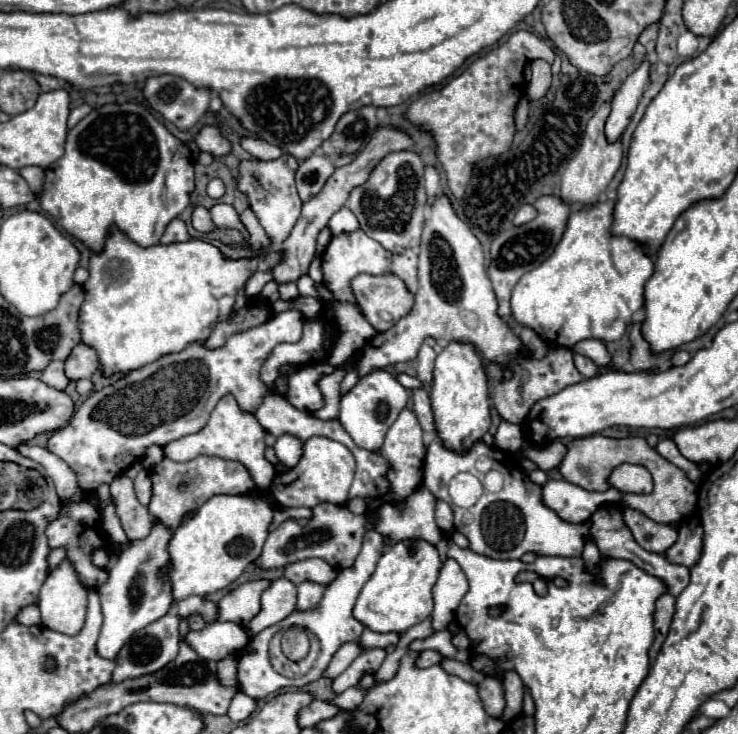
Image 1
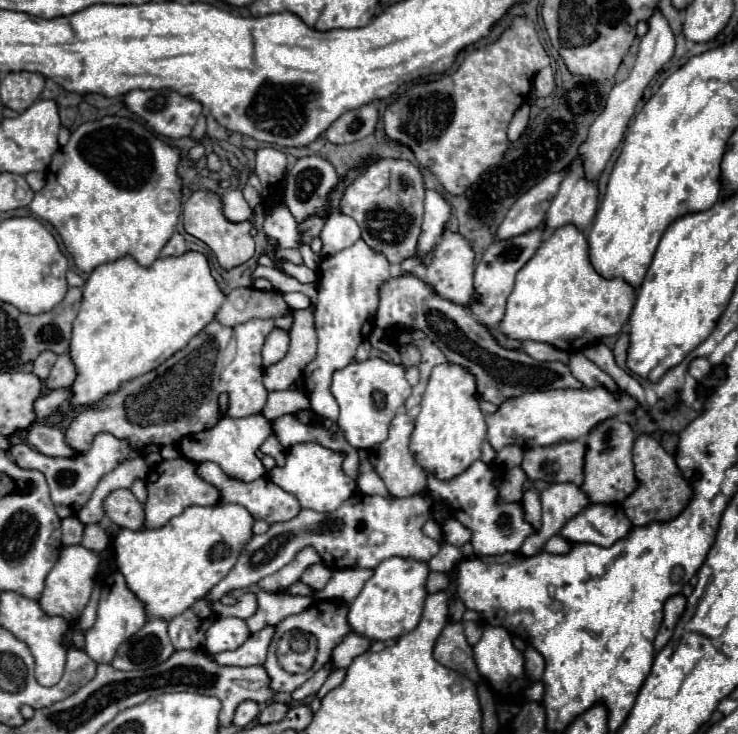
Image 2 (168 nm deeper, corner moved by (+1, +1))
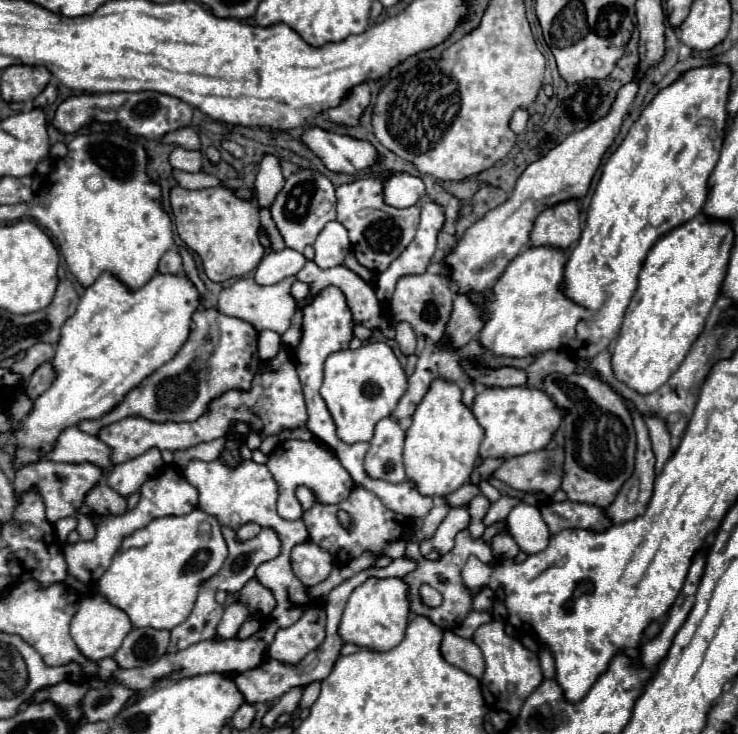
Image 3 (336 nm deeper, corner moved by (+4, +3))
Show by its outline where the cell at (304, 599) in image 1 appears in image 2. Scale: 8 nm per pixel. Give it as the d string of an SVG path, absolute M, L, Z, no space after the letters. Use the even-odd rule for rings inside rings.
M317 563L317 565L311 565L311 567L303 573L301 581L303 581L305 585L309 585L313 593L317 593L317 591L321 591L321 589L327 585L329 577L331 577L331 569L325 567L323 563Z

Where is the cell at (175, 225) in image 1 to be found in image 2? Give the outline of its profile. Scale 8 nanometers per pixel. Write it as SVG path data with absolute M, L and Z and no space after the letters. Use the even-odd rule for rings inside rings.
M173 233L173 237L167 241L167 245L161 249L161 257L169 257L169 255L181 255L187 251L187 243L183 239L181 233Z

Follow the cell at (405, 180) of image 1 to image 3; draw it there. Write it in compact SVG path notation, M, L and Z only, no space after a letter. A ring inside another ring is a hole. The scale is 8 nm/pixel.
M362 177L336 189L336 219L348 229L352 253L372 273L382 273L414 239L420 223L420 207L394 209L382 201L382 177Z

